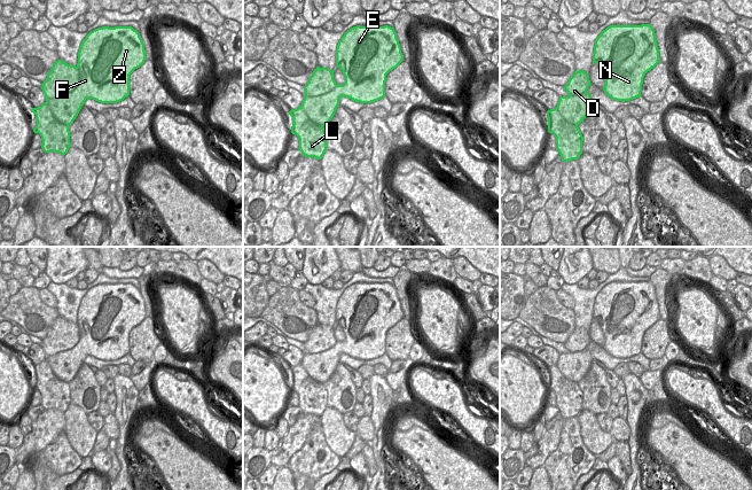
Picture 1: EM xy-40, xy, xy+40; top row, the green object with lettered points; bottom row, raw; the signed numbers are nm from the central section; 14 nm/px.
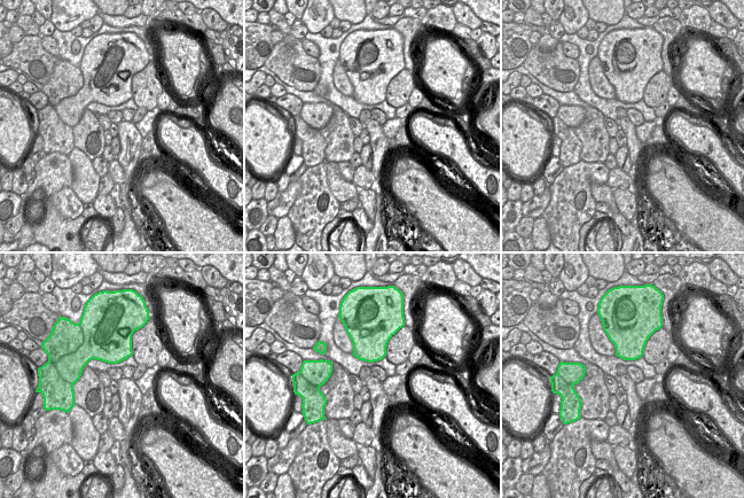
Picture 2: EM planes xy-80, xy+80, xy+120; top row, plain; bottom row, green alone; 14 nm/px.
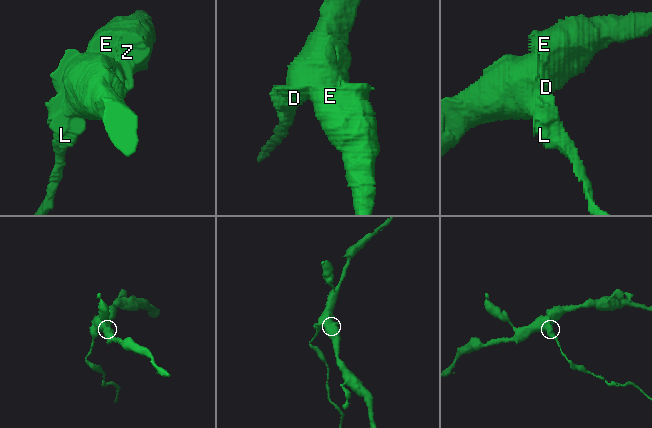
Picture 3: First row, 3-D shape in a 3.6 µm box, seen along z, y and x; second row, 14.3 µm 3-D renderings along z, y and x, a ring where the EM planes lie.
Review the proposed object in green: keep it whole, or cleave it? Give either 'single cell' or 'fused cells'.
fused cells

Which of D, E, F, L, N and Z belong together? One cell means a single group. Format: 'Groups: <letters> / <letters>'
Groups: D E F N Z / L

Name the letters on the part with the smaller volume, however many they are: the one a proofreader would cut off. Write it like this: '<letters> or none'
L

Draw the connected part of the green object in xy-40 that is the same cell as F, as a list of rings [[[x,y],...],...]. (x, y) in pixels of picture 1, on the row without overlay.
[[[102,283],[91,288],[81,298],[77,322],[57,317],[41,341],[46,353],[44,368],[50,379],[68,384],[87,356],[101,360],[117,360],[130,352],[130,332],[147,317],[140,290],[132,283]]]

